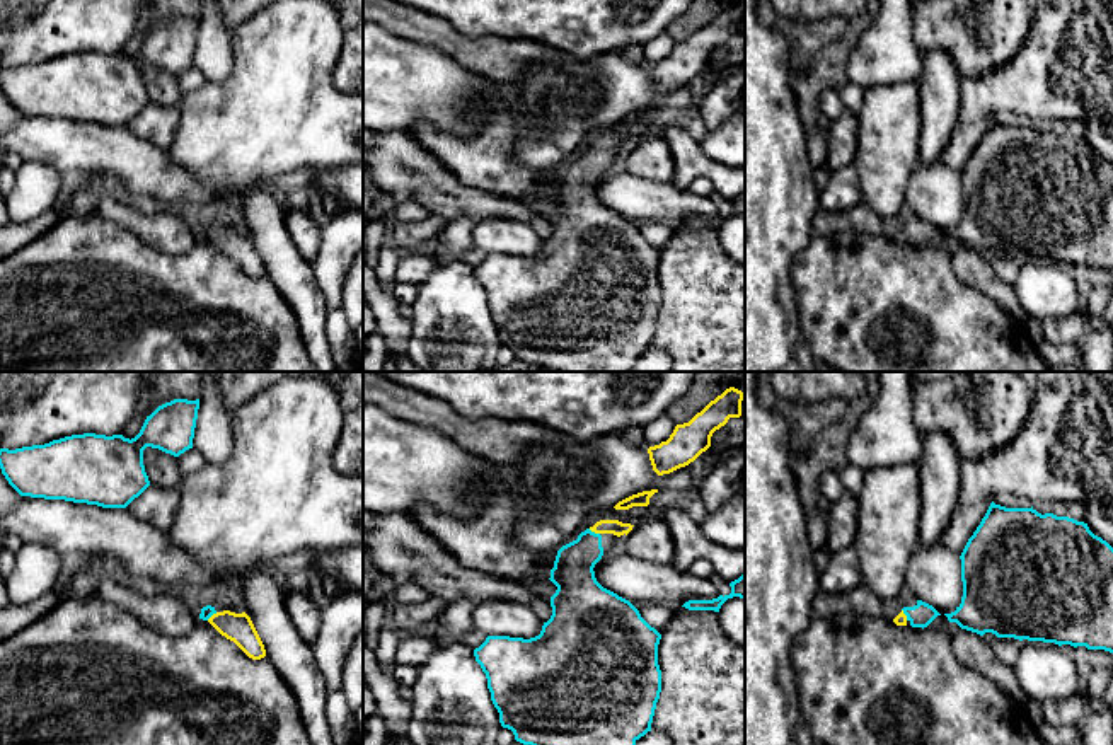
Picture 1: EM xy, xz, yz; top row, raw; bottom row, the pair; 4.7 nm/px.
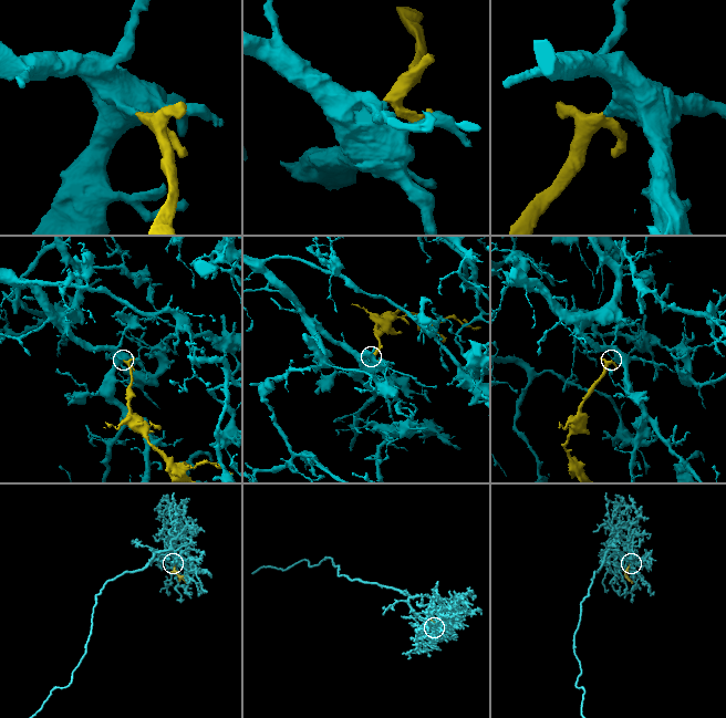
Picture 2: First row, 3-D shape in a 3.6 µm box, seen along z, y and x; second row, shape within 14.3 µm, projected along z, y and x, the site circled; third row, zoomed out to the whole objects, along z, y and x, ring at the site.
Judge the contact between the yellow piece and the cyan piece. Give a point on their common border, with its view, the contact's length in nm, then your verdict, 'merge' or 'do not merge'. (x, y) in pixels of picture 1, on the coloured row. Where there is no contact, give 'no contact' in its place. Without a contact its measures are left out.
contact xz (593, 531); length 60 nm; merge

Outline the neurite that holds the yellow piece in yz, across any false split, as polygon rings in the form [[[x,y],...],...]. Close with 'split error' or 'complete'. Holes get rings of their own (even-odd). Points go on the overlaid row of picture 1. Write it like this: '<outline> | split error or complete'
[[[917,600],[914,607],[903,607],[893,619],[897,626],[927,627],[937,615],[941,615],[932,605]]] | split error

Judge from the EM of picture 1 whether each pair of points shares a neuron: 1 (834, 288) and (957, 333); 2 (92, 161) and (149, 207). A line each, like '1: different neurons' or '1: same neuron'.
1: same neuron
2: different neurons

